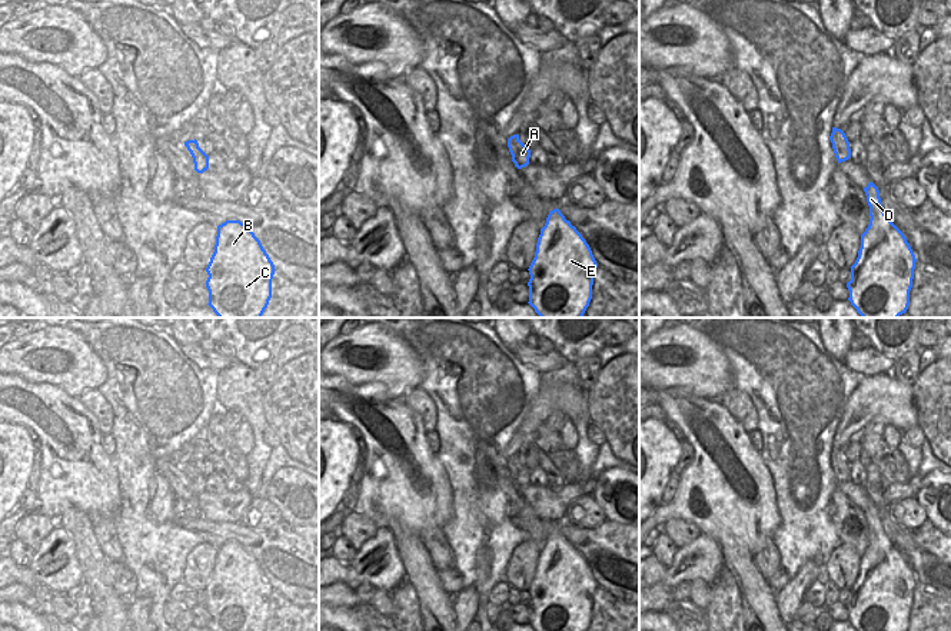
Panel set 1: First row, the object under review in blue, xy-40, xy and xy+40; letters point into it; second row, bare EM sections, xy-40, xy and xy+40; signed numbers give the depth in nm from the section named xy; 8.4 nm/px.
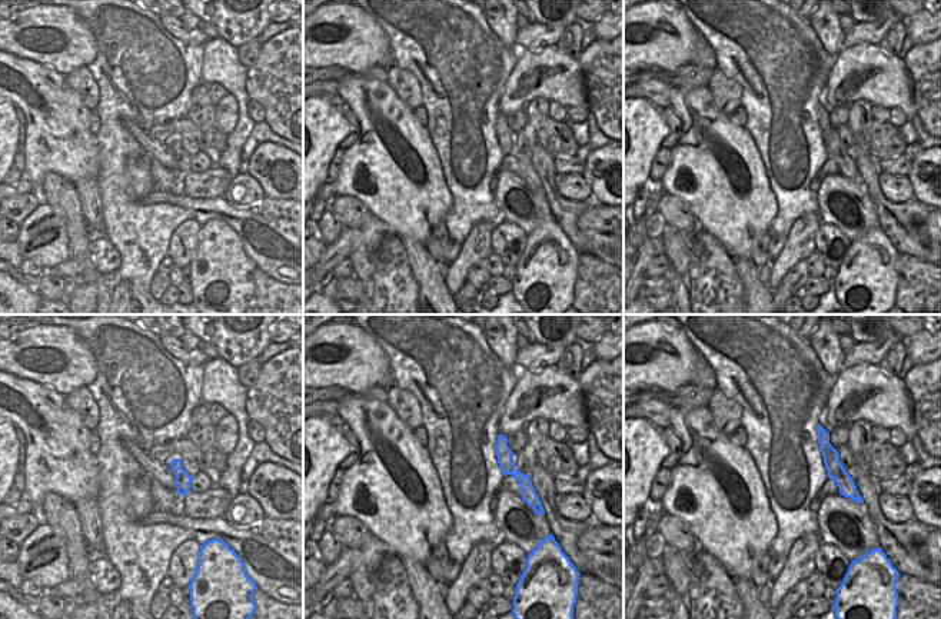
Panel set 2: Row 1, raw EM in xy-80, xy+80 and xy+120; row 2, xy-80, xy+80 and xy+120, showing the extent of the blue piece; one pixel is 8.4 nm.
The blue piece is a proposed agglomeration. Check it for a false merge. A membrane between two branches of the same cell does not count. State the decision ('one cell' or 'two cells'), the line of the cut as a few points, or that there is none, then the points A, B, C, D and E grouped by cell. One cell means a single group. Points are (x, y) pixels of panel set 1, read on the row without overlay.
two cells; cut xy+40 (881, 528), (871, 537); groups A D / B C E

